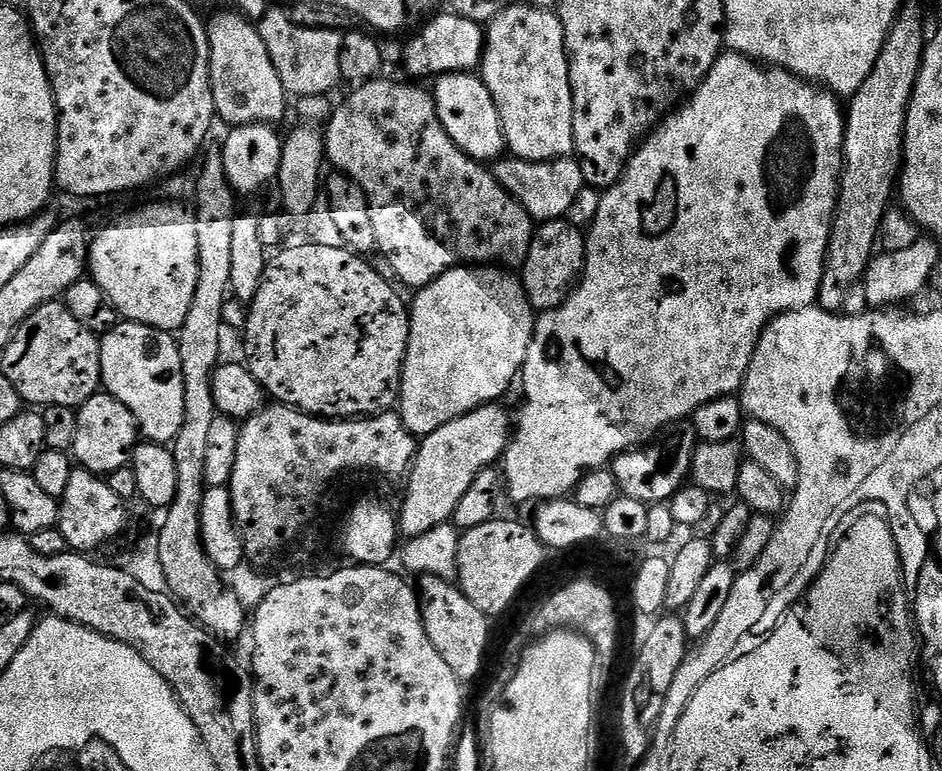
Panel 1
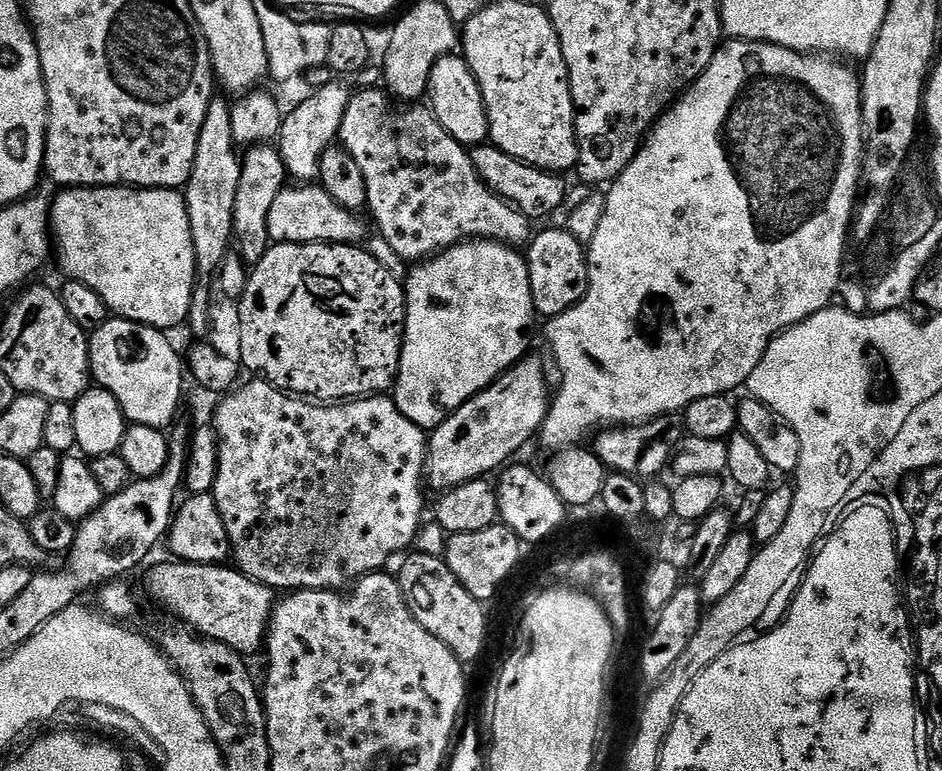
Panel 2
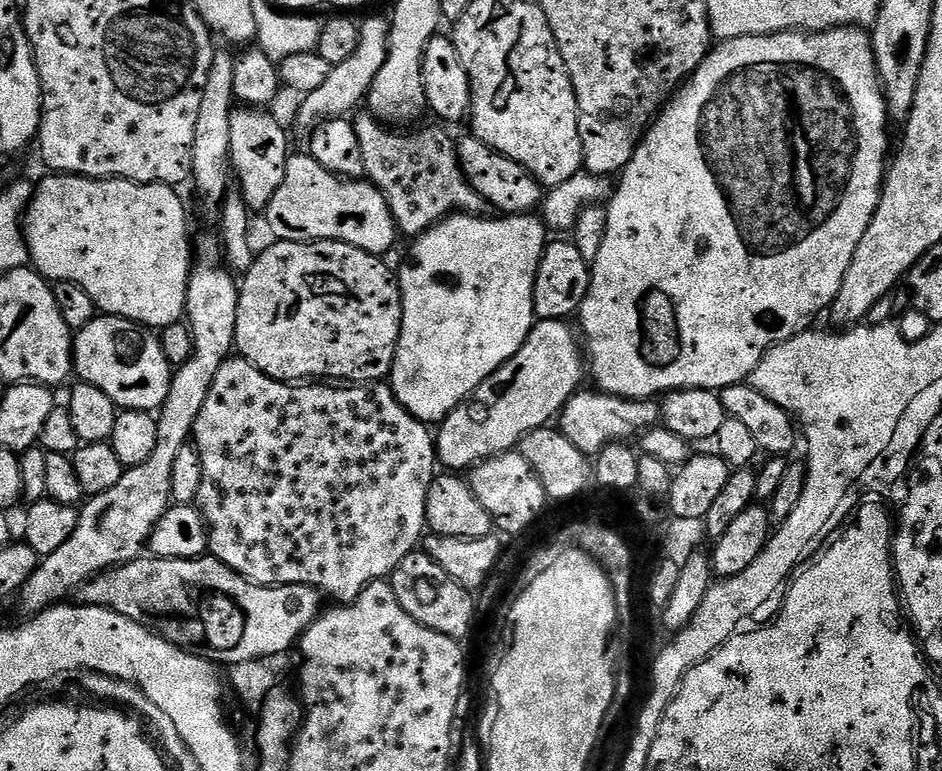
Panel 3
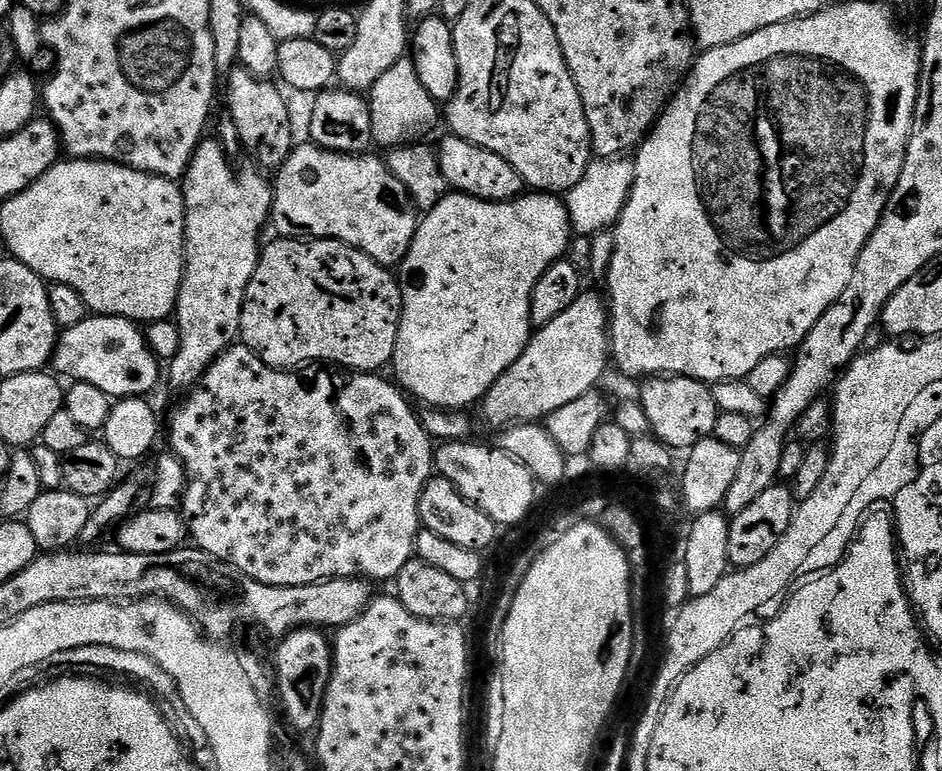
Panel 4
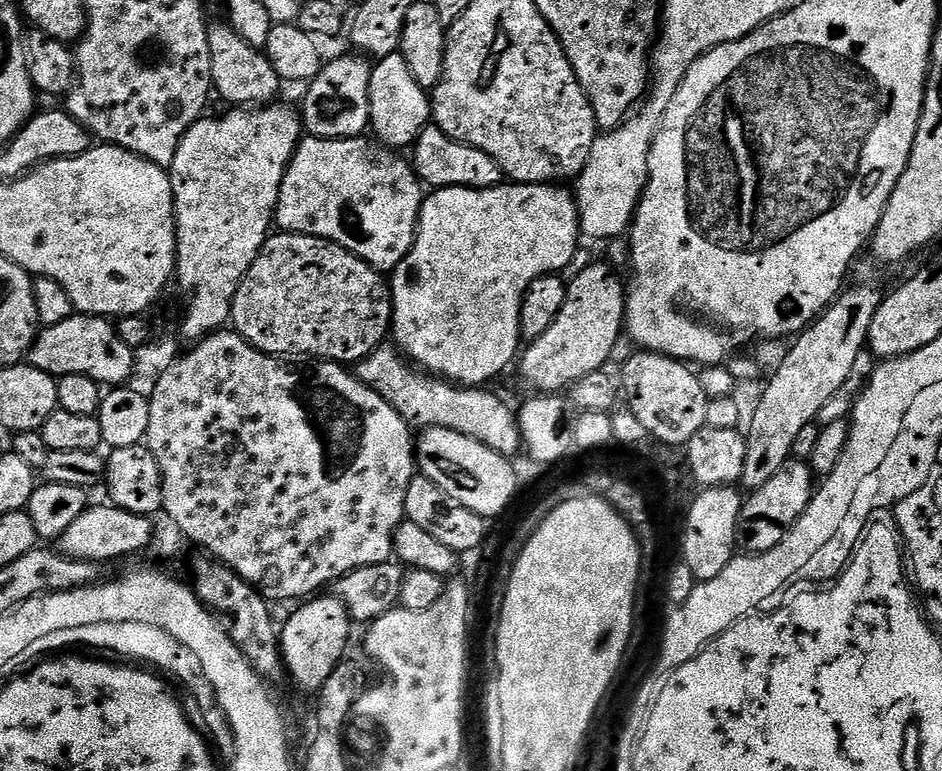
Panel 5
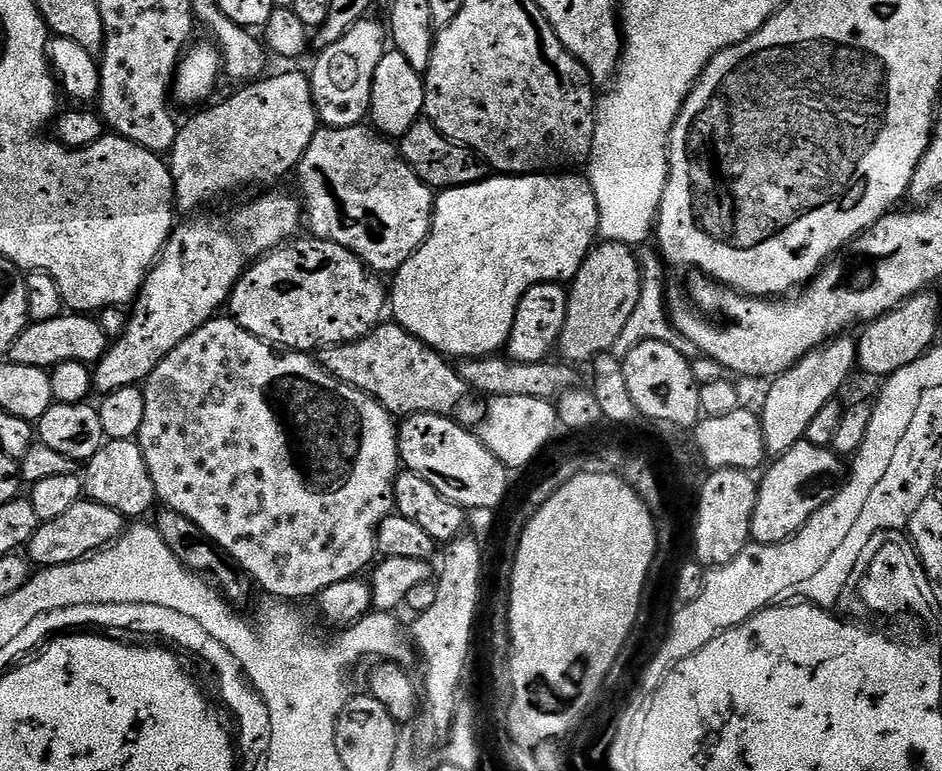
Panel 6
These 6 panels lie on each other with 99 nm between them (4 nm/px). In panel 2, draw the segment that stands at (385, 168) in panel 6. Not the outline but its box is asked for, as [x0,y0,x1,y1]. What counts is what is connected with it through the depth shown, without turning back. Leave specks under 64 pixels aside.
[268,186,364,245]

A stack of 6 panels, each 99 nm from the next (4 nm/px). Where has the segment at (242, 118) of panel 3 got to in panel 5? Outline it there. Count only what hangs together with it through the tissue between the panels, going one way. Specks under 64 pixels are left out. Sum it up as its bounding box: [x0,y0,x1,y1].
[208,21,281,106]

